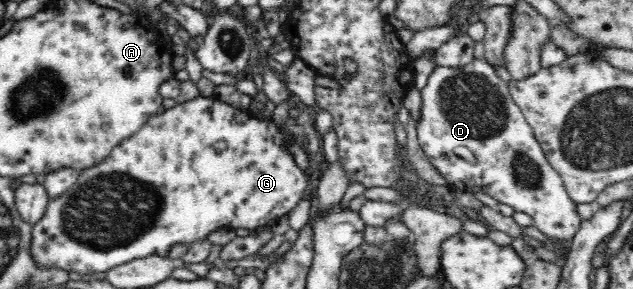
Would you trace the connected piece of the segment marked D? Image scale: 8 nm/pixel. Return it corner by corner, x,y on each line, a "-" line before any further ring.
474,59
465,67
458,68
436,66
428,77
426,86
421,90
421,96
422,117
417,124
418,142
422,150
424,150
424,154
426,154
430,162
432,162
432,166
446,178
447,185
452,186
455,190
464,191
468,194
473,191
483,192
491,196
495,201
498,201
498,203
512,207
515,212
528,214
528,216
533,219
533,226
559,246
570,246
572,242
574,242
576,234
578,234
578,230
580,230
580,226
582,226
583,222
577,212
577,205
569,198
566,187
564,187
564,183
562,182
562,177
560,177
552,168
552,165
546,160
544,150
542,150
540,143
536,140
532,127
528,124
521,108
516,104
516,101
510,94
509,84
496,75
496,72
488,61
484,59

